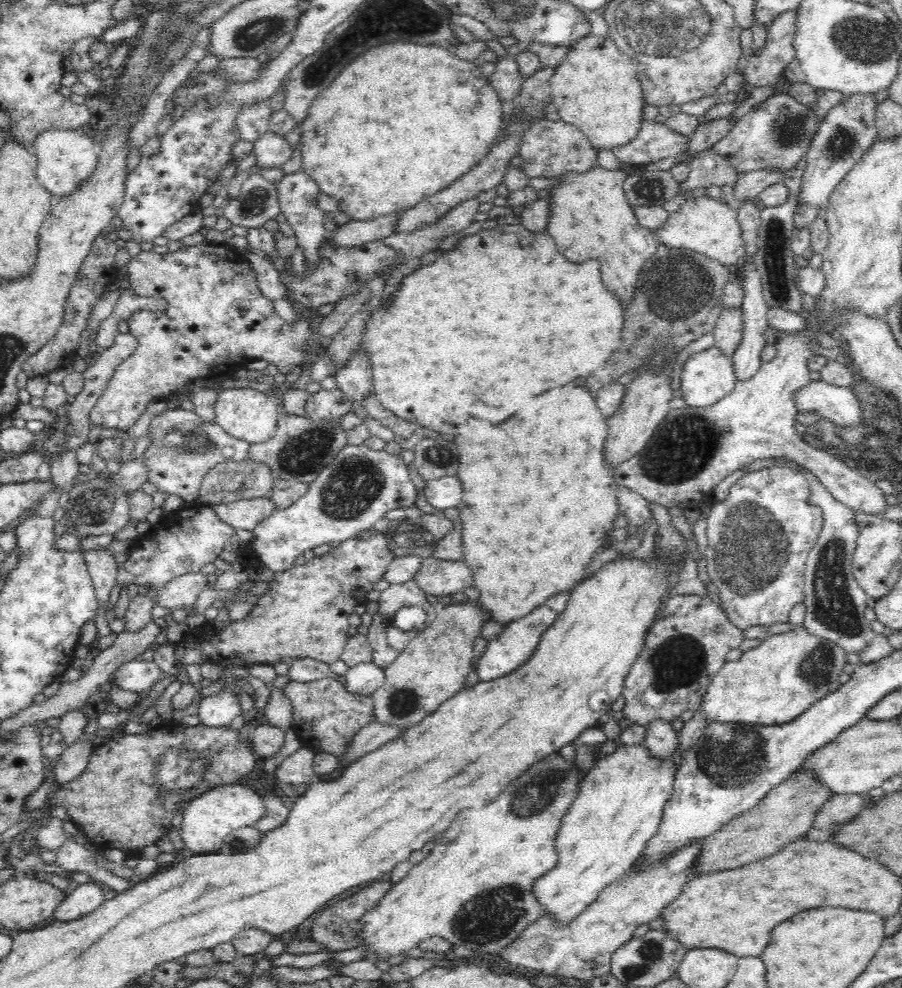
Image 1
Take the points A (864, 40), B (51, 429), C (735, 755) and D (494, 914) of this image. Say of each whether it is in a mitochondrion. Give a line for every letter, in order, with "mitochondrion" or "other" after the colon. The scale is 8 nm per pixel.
A: mitochondrion
B: other
C: mitochondrion
D: mitochondrion

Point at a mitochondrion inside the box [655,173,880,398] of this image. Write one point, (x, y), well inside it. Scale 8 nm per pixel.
(775, 254)

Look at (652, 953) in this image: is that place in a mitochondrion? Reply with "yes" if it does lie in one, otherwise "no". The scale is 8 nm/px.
yes

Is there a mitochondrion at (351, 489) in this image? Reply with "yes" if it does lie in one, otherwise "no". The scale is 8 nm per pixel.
yes

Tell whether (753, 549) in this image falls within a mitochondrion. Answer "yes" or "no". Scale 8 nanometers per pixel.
yes

